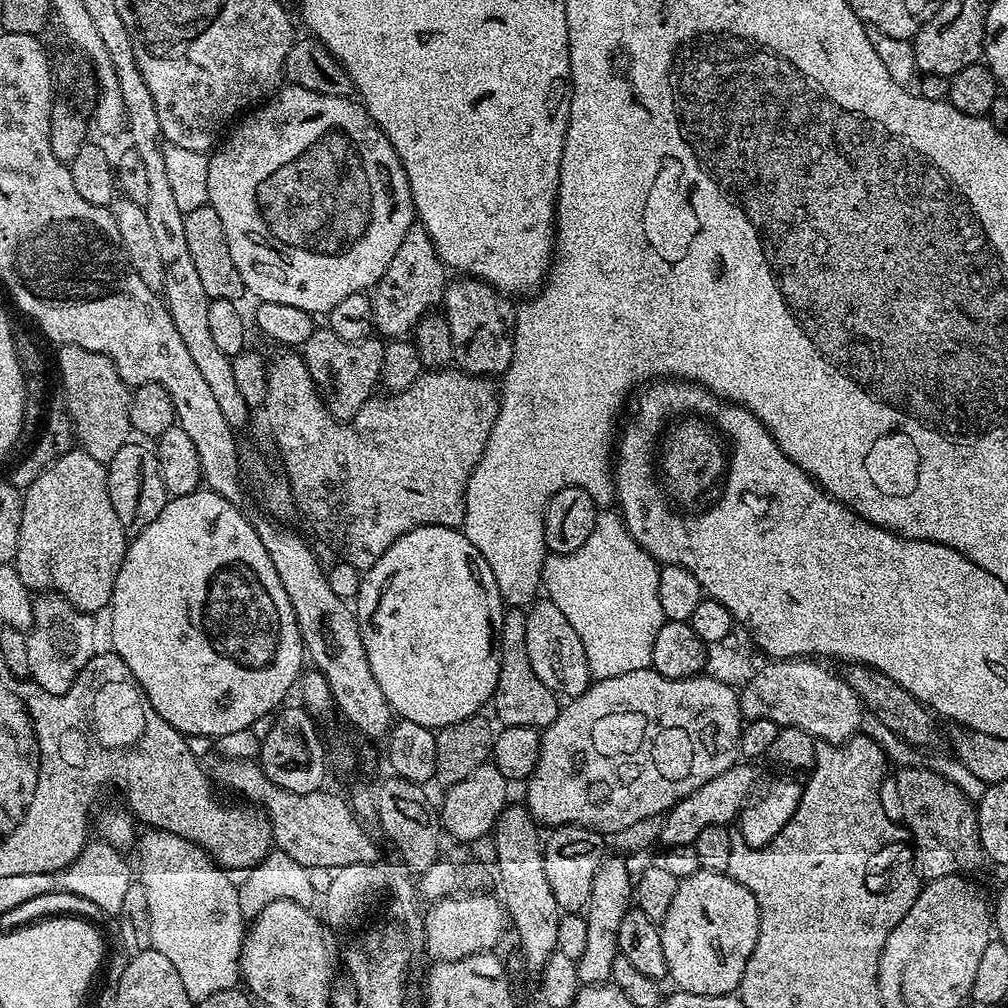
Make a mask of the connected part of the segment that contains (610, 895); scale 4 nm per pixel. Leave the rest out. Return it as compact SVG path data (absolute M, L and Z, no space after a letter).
M609 855L600 863L598 874L594 874L594 886L590 890L584 916L587 931L586 954L582 954L582 958L576 961L581 985L609 983L614 970L614 958L620 955L618 925L634 904L634 872L628 869L624 860L627 859L623 855Z

